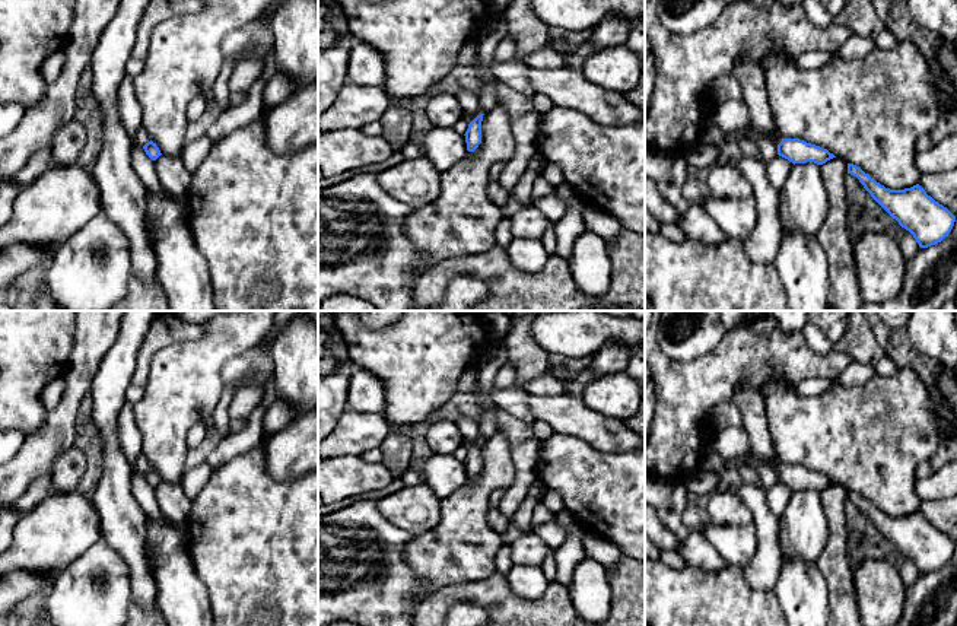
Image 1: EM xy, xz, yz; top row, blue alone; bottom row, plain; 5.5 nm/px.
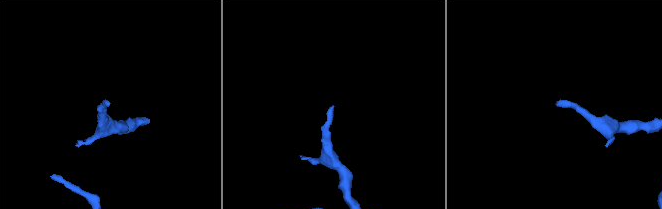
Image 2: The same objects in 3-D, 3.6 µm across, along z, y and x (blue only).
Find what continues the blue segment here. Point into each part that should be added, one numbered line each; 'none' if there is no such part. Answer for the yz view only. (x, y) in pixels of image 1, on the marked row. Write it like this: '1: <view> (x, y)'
1: yz (750, 75)

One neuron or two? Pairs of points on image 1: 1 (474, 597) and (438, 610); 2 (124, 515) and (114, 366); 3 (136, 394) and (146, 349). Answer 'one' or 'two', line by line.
1: one
2: one
3: two

